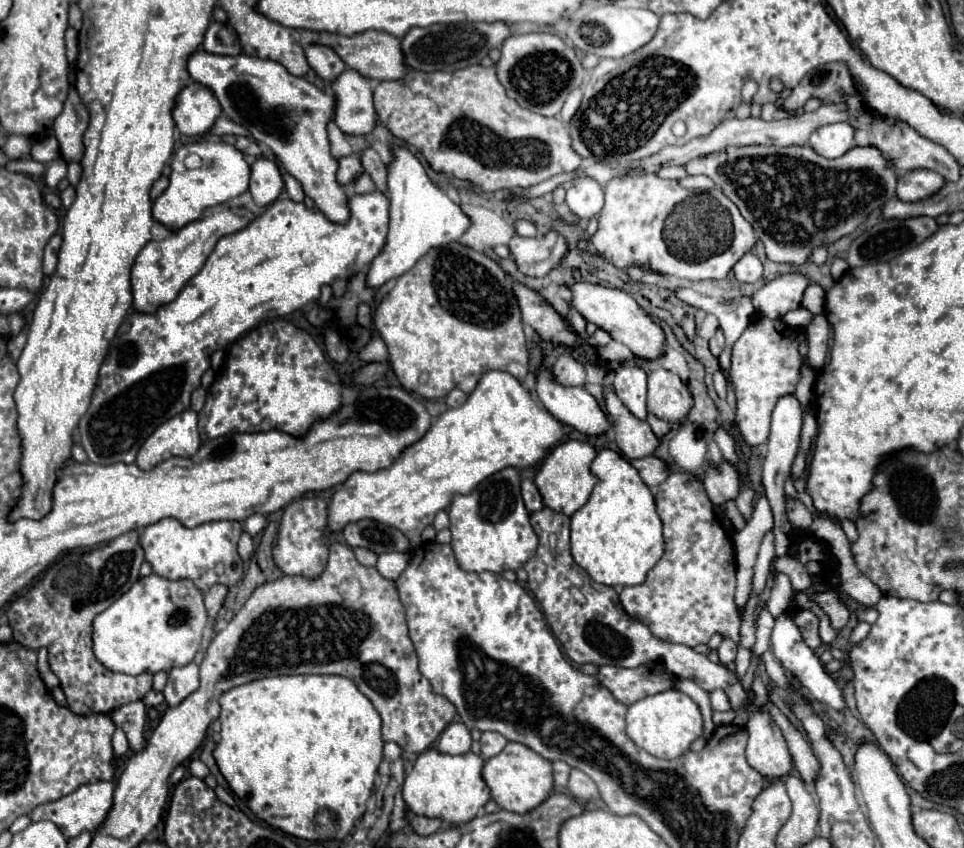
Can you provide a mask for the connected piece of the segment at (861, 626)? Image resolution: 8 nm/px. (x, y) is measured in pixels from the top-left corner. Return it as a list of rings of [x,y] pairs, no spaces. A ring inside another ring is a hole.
[[[859,622],[857,626],[851,633],[850,642],[852,645],[856,645],[860,643],[863,639],[865,639],[870,631],[870,624],[866,622]]]

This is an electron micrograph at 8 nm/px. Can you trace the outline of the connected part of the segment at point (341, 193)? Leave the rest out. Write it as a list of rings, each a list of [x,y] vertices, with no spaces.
[[[194,51],[186,61],[186,69],[196,83],[212,89],[220,101],[222,113],[230,121],[246,127],[258,143],[264,143],[274,151],[280,167],[300,181],[306,197],[314,201],[316,209],[320,209],[328,221],[336,221],[338,225],[348,221],[348,195],[336,181],[338,161],[330,153],[326,129],[336,111],[336,95],[332,91],[322,91],[306,79],[290,75],[276,61],[244,53],[226,57]]]

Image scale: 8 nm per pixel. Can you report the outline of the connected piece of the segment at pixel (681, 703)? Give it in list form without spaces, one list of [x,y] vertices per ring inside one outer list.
[[[670,689],[644,697],[628,707],[626,713],[626,735],[644,751],[660,759],[676,759],[690,751],[694,739],[702,735],[702,715],[698,705],[682,691]]]

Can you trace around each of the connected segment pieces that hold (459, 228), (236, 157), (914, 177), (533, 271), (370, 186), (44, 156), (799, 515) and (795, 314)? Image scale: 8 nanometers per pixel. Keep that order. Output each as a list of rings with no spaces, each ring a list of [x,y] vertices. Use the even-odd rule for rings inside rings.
[[[392,147],[392,151],[394,163],[388,167],[388,197],[392,191],[390,229],[386,245],[372,261],[368,271],[368,285],[374,289],[412,269],[412,265],[416,265],[416,261],[424,257],[428,249],[436,245],[448,245],[448,241],[458,241],[464,229],[468,229],[468,215],[428,179],[422,163],[408,149]]]
[[[198,141],[198,143],[182,145],[172,159],[170,185],[154,201],[152,215],[162,225],[170,225],[174,229],[184,227],[186,223],[196,221],[206,207],[214,207],[218,203],[224,203],[248,191],[248,181],[250,181],[250,165],[246,163],[242,151],[238,151],[234,145],[228,145],[224,141],[218,143]]]
[[[914,169],[912,173],[904,173],[898,179],[896,195],[900,201],[924,201],[924,197],[932,197],[936,189],[944,185],[944,177],[928,169]]]
[[[550,231],[536,239],[526,239],[520,235],[514,235],[510,239],[510,253],[516,261],[516,267],[528,277],[548,275],[548,271],[560,263],[566,251],[566,241],[556,231]]]
[[[364,173],[364,175],[362,175],[358,181],[356,181],[356,185],[354,185],[354,191],[356,191],[356,193],[360,193],[360,195],[376,191],[376,187],[374,187],[374,181],[370,179],[370,175],[368,175],[368,173]]]
[[[46,135],[46,137],[38,139],[38,141],[34,143],[30,155],[32,155],[32,159],[36,159],[36,161],[40,161],[40,163],[50,163],[50,161],[54,161],[54,159],[60,155],[56,137],[54,137],[54,135]]]
[[[786,497],[786,515],[788,515],[788,521],[792,527],[796,529],[808,529],[808,525],[812,523],[812,513],[804,507],[802,501],[794,499],[794,497]]]
[[[798,307],[798,309],[794,309],[794,311],[788,311],[788,313],[782,317],[782,321],[784,321],[786,325],[790,325],[790,327],[806,327],[808,321],[812,321],[812,313],[806,311],[806,309],[802,309],[802,307]]]

